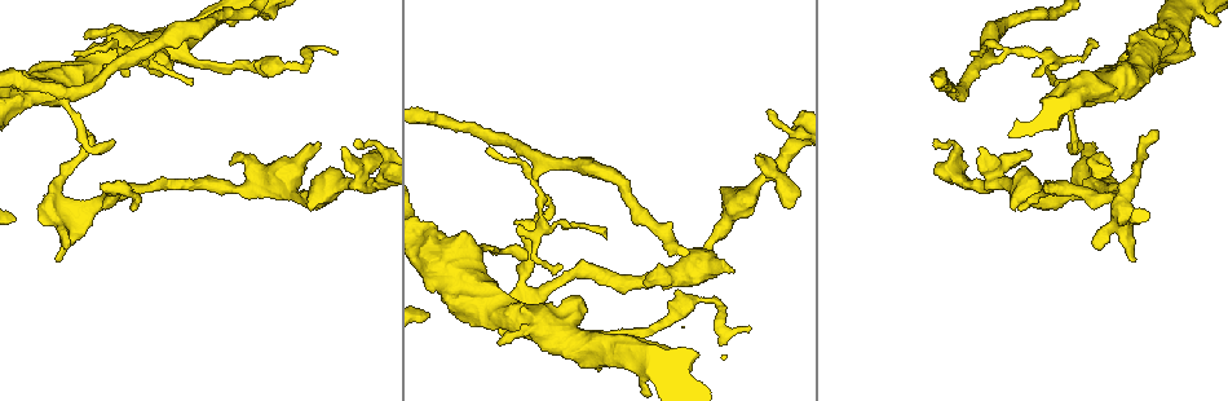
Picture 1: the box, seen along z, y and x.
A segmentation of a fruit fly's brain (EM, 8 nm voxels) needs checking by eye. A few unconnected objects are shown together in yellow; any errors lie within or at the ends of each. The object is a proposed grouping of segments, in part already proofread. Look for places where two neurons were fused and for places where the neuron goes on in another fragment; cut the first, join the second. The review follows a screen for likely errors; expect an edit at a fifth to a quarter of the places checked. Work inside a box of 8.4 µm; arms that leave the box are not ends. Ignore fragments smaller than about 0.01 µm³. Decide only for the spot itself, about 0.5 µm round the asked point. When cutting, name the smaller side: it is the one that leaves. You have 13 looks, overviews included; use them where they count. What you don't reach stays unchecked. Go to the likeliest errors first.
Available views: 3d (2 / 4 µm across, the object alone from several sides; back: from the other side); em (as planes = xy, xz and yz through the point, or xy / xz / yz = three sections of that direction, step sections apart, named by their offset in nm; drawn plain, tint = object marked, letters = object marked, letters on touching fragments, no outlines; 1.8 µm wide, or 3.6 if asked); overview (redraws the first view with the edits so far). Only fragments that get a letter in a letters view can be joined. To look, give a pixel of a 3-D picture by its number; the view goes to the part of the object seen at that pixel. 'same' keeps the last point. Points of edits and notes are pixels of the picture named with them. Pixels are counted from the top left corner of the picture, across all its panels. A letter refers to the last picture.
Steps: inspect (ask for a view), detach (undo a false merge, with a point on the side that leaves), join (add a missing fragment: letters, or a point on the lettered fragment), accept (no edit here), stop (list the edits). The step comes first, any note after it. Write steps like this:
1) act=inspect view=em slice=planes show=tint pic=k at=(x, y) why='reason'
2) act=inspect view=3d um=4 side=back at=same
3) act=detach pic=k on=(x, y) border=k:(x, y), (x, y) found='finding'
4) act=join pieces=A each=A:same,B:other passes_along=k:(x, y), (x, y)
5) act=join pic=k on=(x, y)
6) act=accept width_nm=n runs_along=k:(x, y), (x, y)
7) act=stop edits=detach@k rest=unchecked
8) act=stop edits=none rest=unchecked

act=inspect view=3d um=2 pic=1 at=(606, 236) why='branch stops here'

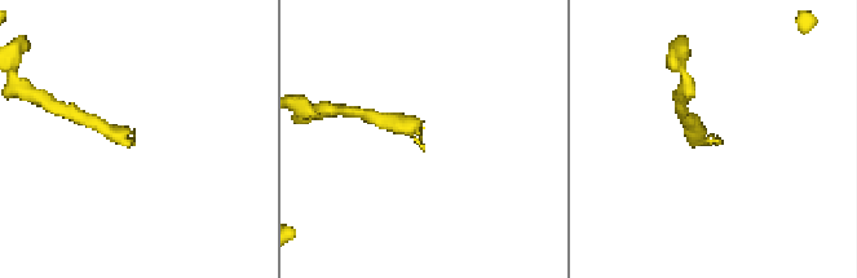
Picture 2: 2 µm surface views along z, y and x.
act=inspect view=em um=3.6 slice=planes show=letters pic=2 at=(131, 144)

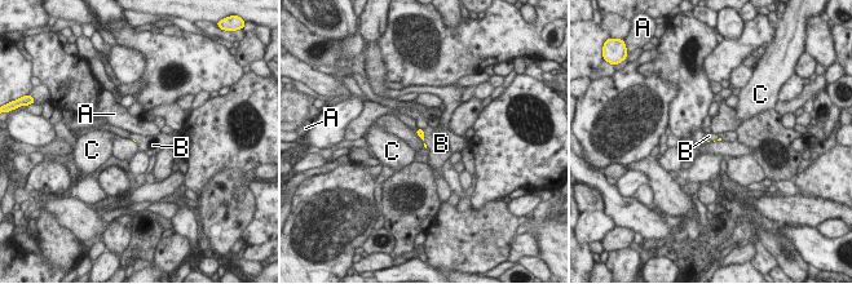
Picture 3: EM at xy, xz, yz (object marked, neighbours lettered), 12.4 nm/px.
act=join pic=3 on=(440, 143) each=A:other,B:same,C:other passes_along=3:(420, 132), (423, 134), (440, 143) found='it goes on there'

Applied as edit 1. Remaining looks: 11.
act=inspect view=em slice=planes show=plain pic=1 at=(1158, 133) why='branch stops here'

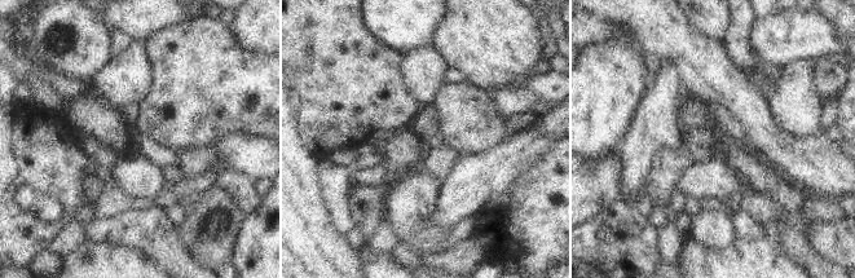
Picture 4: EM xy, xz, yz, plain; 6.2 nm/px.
act=inspect view=em slice=planes show=letters at=same why='what lies round it'

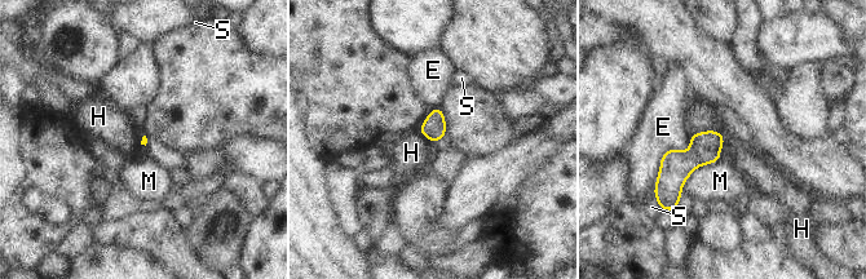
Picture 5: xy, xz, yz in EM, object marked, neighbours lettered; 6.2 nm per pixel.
act=accept longest_contact=E:420nm each=E:other,H:other,M:other,S:other border=5:(419, 133), (433, 142) found='no lettered fragment goes on from it'

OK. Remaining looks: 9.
act=inspect view=em slice=planes show=letters pic=1 at=(341, 149) why='branch stops here'

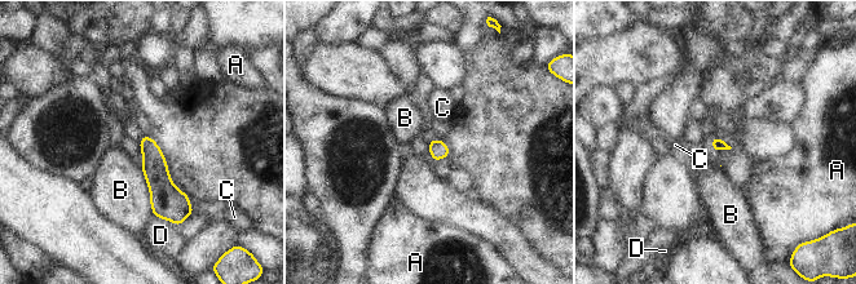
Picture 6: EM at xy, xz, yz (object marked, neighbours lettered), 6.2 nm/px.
act=accept longest_contact=B:340nm each=A:other,B:other,C:other,D:other border=6:(140, 164), (153, 216) found='no lettered fragment goes on from it'

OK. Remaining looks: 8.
act=inspect view=3d um=2 pic=1 at=(1078, 145) why='branch stops here'

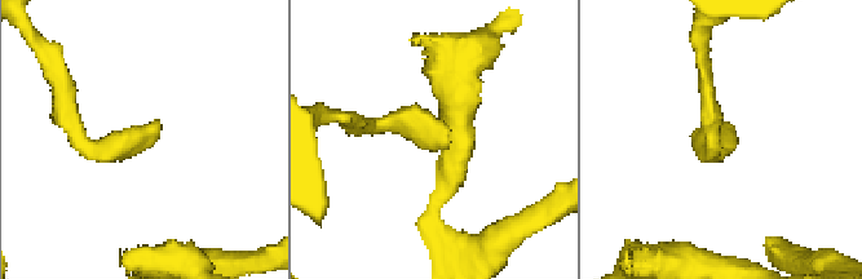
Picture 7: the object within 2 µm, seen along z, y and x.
act=inspect view=em slice=planes show=letters pic=7 at=(448, 130) why='shape alone is not enough'

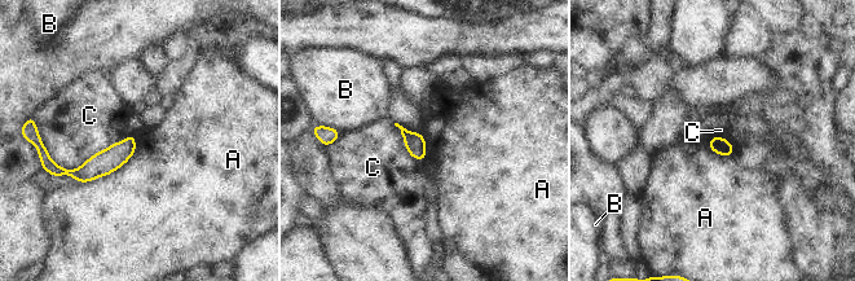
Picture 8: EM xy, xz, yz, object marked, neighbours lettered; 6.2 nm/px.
act=accept each=A:other,B:other,C:other border=8:(136, 135), (123, 165), (80, 184) found='no lettered fragment goes on from it'

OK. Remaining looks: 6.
act=inspect view=3d um=4 pic=1 at=(659, 324) why='sudden change in width'

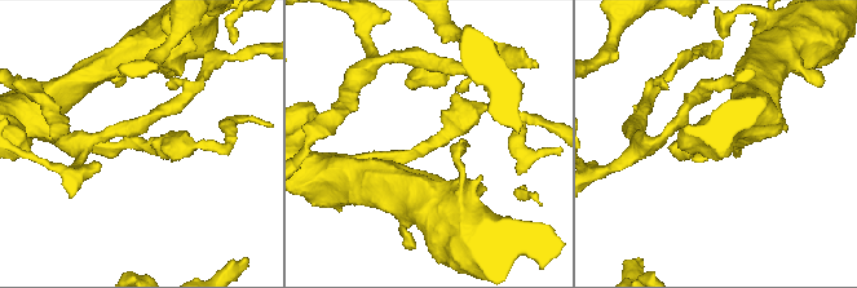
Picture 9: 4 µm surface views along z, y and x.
act=inspect view=em um=3.6 slice=planes show=tint pic=9 at=(140, 145)

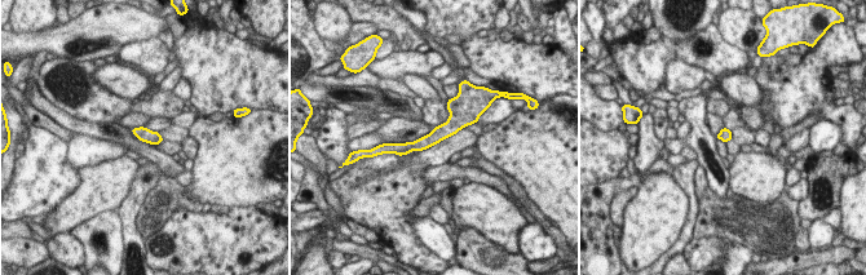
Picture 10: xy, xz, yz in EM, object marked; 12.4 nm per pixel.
act=inspect view=em um=3.6 slice=planes show=letters at=same why='what lies round it'

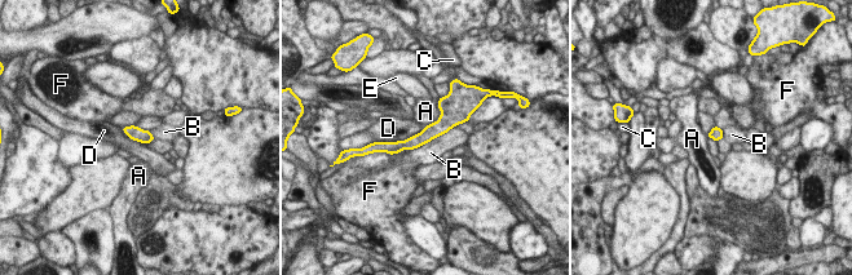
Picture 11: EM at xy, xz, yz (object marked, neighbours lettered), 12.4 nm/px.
act=accept each=A:other,B:other,C:other,D:other,E:other,F:other runs_along=11:(459, 120), (391, 146) found='continuous, no second neuron'

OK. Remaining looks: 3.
act=stop edits=join@3 rest=unchecked

